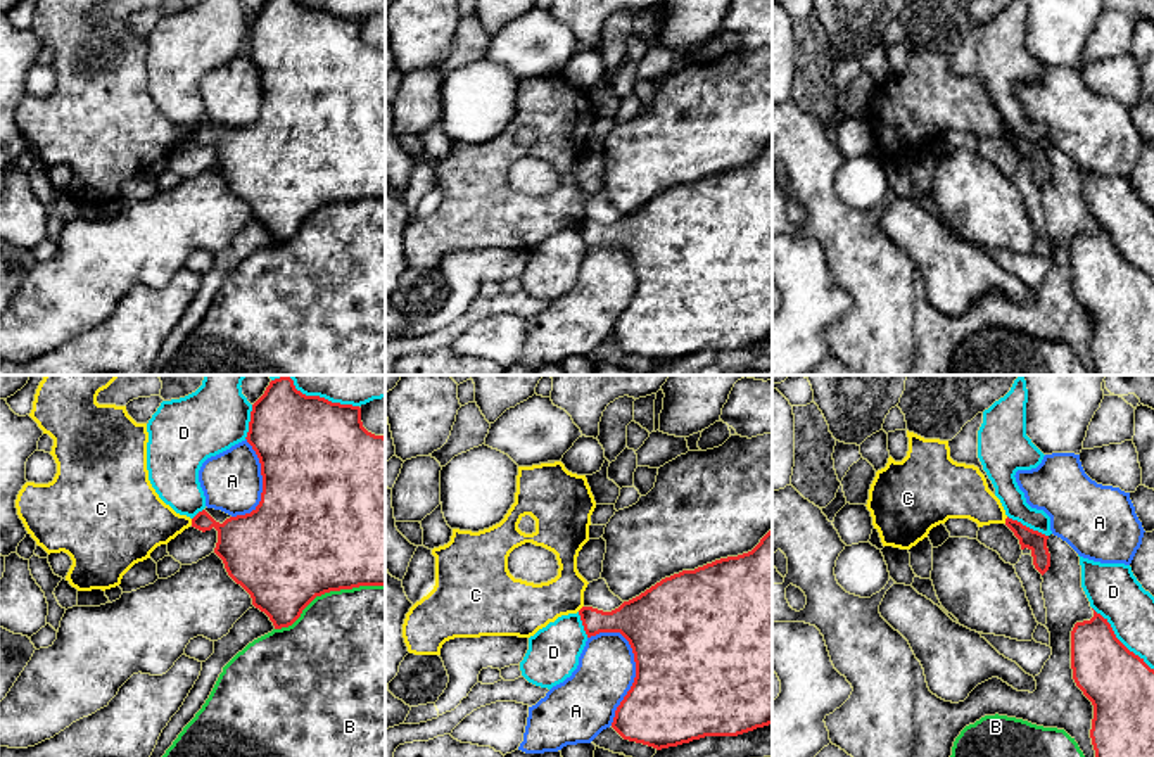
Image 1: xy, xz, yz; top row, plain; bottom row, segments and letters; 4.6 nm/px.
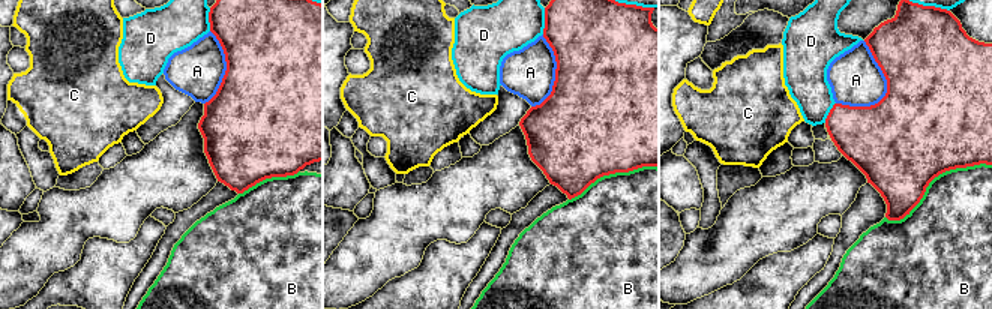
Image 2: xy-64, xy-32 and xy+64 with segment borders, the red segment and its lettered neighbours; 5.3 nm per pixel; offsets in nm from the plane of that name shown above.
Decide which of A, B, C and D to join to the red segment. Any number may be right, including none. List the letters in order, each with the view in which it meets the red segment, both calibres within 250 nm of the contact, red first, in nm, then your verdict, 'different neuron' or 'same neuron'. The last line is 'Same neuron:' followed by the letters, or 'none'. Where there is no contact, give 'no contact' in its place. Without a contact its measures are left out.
A: xz | 500/260 nm | different neuron
B: xy | 500/480 nm | different neuron
C: xy | 240/300 nm | different neuron
D: yz | 320/240 nm | different neuron
Same neuron: none

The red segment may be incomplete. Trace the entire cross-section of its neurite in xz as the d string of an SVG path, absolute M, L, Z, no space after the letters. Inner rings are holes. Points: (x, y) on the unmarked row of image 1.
M772 142L748 166L665 190L612 225L582 219L579 228L587 251L620 245L632 261L636 290L612 335L624 353L662 363L772 337Z

